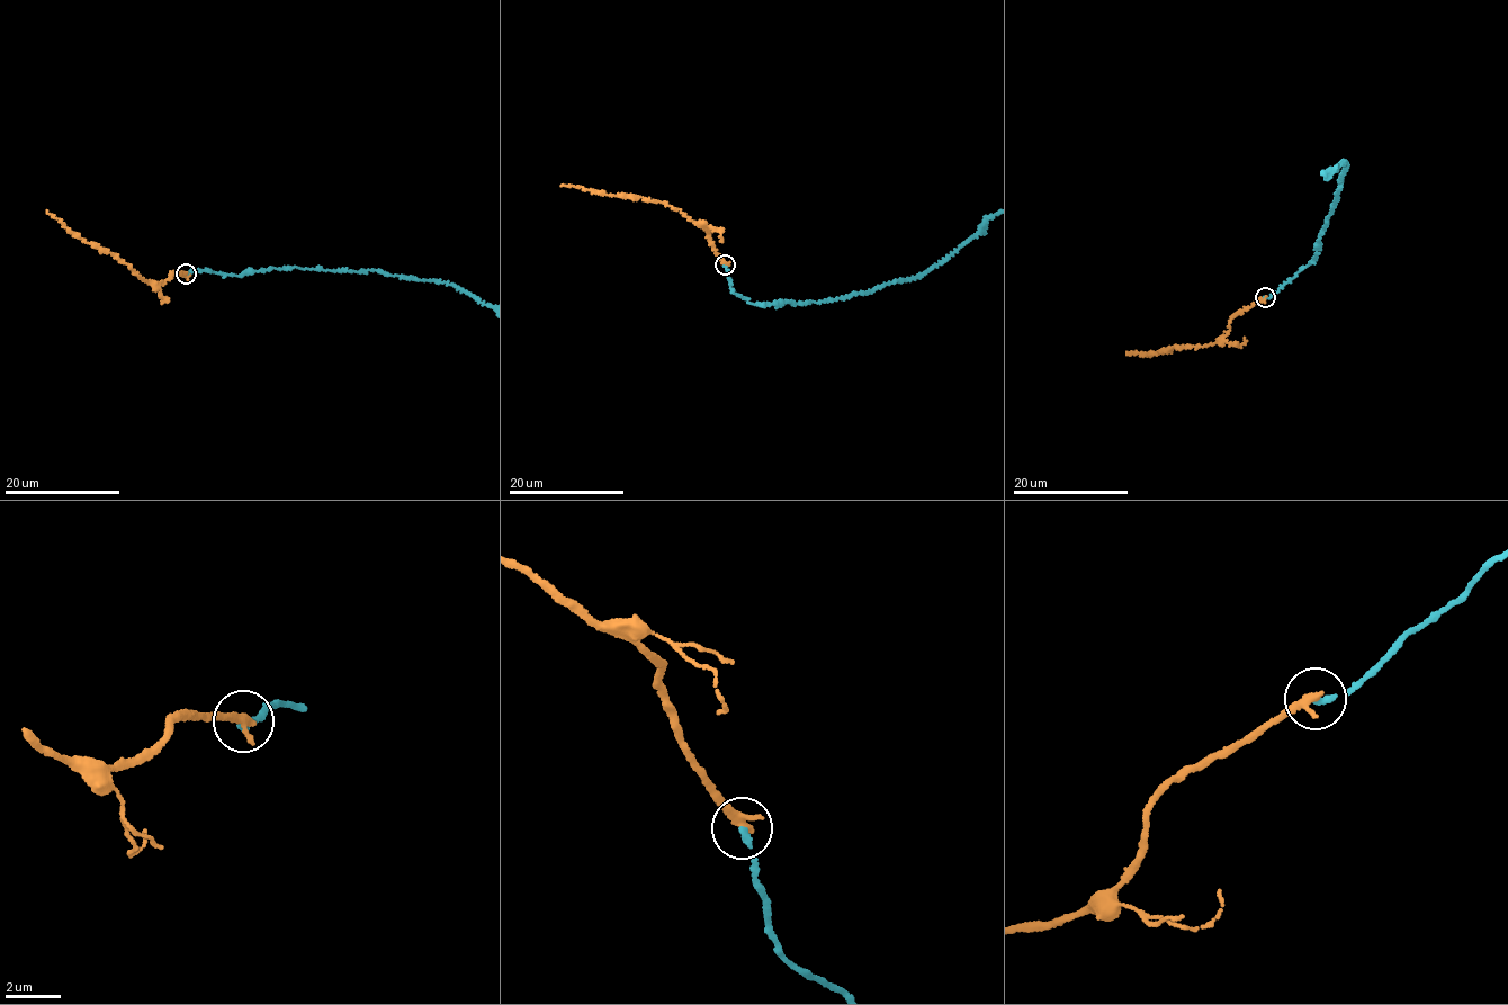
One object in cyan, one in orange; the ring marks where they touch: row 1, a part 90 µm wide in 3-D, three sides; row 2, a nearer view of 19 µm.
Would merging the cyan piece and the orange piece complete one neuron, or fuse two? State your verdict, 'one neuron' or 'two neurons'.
two neurons

